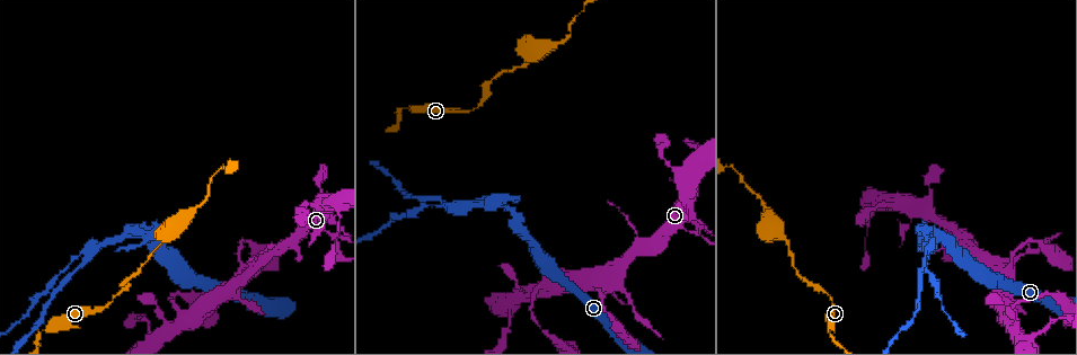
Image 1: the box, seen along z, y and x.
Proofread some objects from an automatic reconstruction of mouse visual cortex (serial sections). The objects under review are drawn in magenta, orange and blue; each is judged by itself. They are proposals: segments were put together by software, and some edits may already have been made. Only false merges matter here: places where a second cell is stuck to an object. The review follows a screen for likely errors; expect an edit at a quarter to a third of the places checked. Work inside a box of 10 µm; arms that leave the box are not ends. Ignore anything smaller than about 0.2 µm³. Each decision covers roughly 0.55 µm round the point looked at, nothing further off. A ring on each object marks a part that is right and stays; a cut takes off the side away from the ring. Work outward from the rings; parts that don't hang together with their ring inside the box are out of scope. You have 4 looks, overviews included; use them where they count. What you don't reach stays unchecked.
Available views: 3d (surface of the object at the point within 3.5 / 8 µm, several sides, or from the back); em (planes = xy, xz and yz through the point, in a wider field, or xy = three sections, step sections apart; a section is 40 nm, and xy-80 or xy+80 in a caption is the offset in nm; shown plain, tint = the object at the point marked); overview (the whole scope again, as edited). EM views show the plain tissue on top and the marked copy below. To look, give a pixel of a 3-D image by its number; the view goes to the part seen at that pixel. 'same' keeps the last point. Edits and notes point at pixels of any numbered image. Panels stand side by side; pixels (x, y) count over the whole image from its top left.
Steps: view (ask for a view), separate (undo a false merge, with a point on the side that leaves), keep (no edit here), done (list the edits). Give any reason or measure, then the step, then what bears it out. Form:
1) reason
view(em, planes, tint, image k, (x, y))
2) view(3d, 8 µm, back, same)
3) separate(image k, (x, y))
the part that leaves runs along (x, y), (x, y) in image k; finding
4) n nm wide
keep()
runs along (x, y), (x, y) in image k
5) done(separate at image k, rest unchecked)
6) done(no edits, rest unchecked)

abrupt turn
view(3d, 8 µm, image 1, (244, 277))

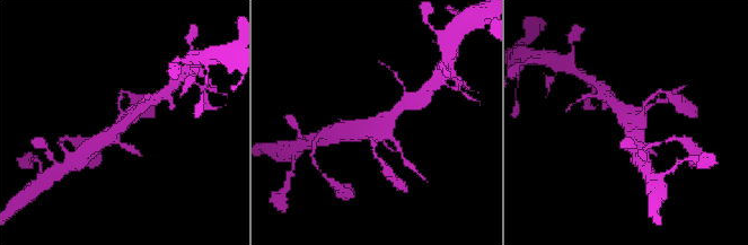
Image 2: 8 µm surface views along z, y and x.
view(3d, 3.5 µm, back, same)

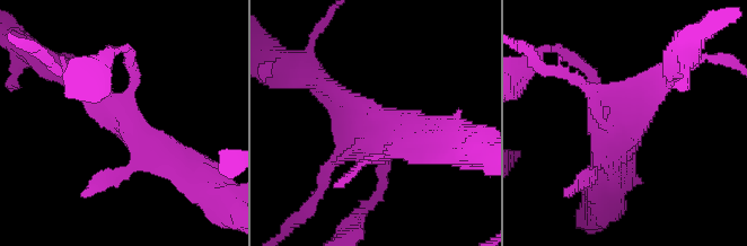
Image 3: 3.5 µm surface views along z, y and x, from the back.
keep()
one cell here

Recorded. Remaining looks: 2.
view(3d, 3.5 µm, image 1, (768, 210))

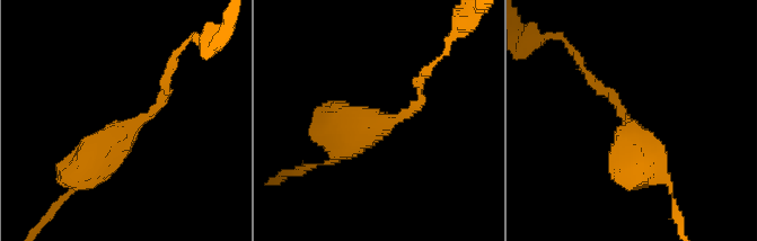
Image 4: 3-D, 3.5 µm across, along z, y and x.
arms of 150, 500 nm
view(em, xy, step 2, tint, image 4, (391, 121))

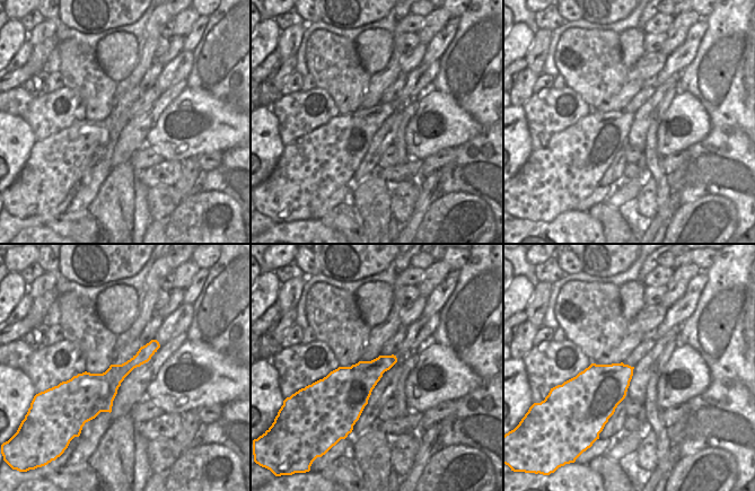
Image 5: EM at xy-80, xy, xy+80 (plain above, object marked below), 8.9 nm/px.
keep()
runs along (88, 168), (157, 106), (168, 71) in image 4; continuous, no second cell

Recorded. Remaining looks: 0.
done(no edits, rest unchecked)

